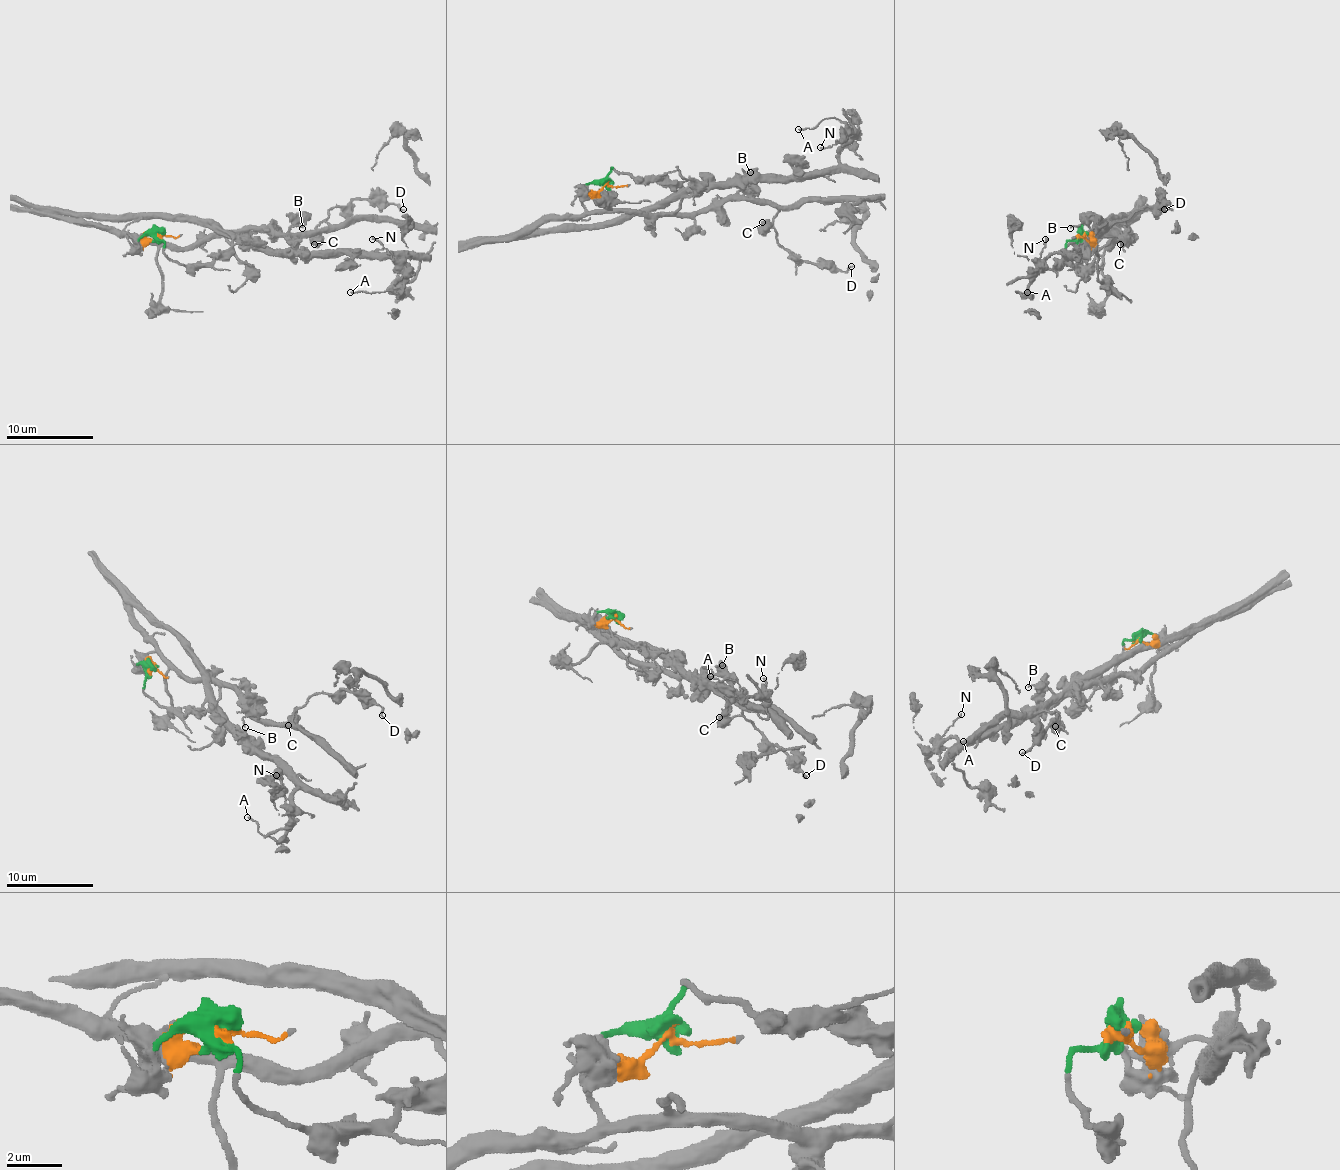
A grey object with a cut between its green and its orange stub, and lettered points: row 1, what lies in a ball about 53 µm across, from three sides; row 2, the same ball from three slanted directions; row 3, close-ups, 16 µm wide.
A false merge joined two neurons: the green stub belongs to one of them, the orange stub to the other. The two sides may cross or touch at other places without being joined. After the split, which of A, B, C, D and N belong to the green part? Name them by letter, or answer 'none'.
A, N

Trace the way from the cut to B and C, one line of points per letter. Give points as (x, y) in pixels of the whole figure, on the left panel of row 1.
B: (159, 236), (152, 240), (135, 238), (195, 247), (213, 238), (248, 231), (285, 234), (293, 225), (302, 227)
C: (159, 236), (135, 238), (195, 247), (213, 238), (267, 229), (317, 234), (330, 225), (326, 221), (315, 244)

